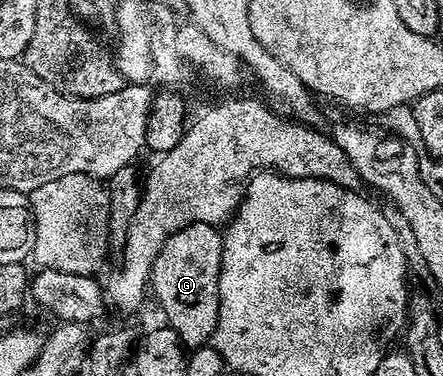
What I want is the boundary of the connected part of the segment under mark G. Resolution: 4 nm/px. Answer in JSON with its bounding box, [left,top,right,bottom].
[150,223,223,350]

